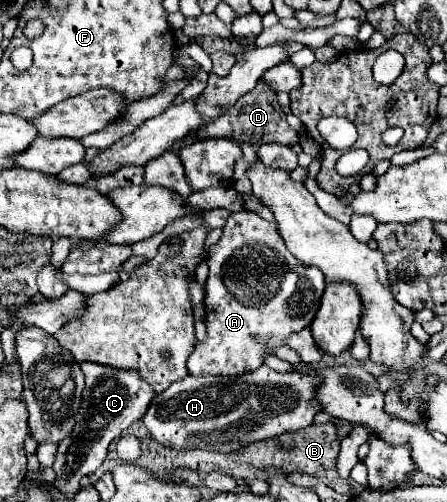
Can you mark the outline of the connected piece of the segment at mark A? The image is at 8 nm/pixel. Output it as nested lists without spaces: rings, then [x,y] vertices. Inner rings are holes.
[[[251,211],[231,213],[227,225],[223,227],[221,239],[211,245],[207,253],[209,277],[205,283],[205,325],[207,337],[195,345],[187,361],[191,375],[241,375],[263,365],[265,355],[271,355],[271,349],[283,347],[283,339],[309,327],[317,315],[319,301],[325,289],[323,271],[319,267],[299,263],[283,245],[283,237],[277,227]]]

